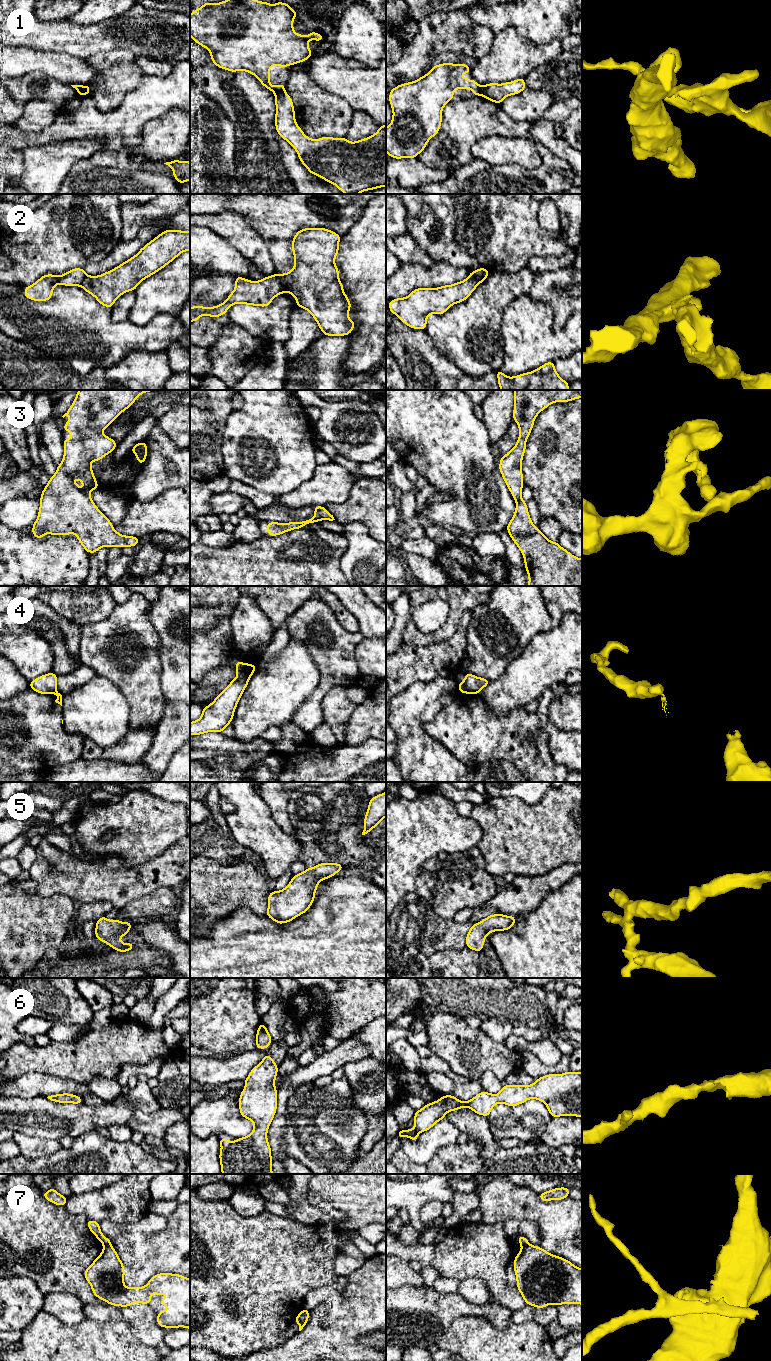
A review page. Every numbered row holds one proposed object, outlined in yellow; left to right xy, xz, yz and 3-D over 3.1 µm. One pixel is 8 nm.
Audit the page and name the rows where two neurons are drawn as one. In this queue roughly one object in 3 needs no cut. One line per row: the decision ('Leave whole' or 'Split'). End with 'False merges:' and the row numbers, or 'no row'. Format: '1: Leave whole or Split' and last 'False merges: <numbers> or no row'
1: Split
2: Split
3: Leave whole
4: Split
5: Leave whole
6: Leave whole
7: Split
False merges: 1, 2, 4, 7

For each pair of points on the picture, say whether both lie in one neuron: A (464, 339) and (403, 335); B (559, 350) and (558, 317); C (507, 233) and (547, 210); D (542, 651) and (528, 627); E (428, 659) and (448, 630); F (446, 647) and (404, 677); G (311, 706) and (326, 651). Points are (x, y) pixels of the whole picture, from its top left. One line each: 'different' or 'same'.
A: different
B: different
C: different
D: different
E: different
F: same
G: same

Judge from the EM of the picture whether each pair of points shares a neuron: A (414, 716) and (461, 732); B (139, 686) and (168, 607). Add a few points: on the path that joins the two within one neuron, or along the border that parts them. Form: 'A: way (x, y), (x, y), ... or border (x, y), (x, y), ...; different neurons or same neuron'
A: border (447, 704), (424, 724), (424, 729), (440, 743); different neurons
B: border (149, 612), (149, 620), (159, 638), (160, 657); different neurons

